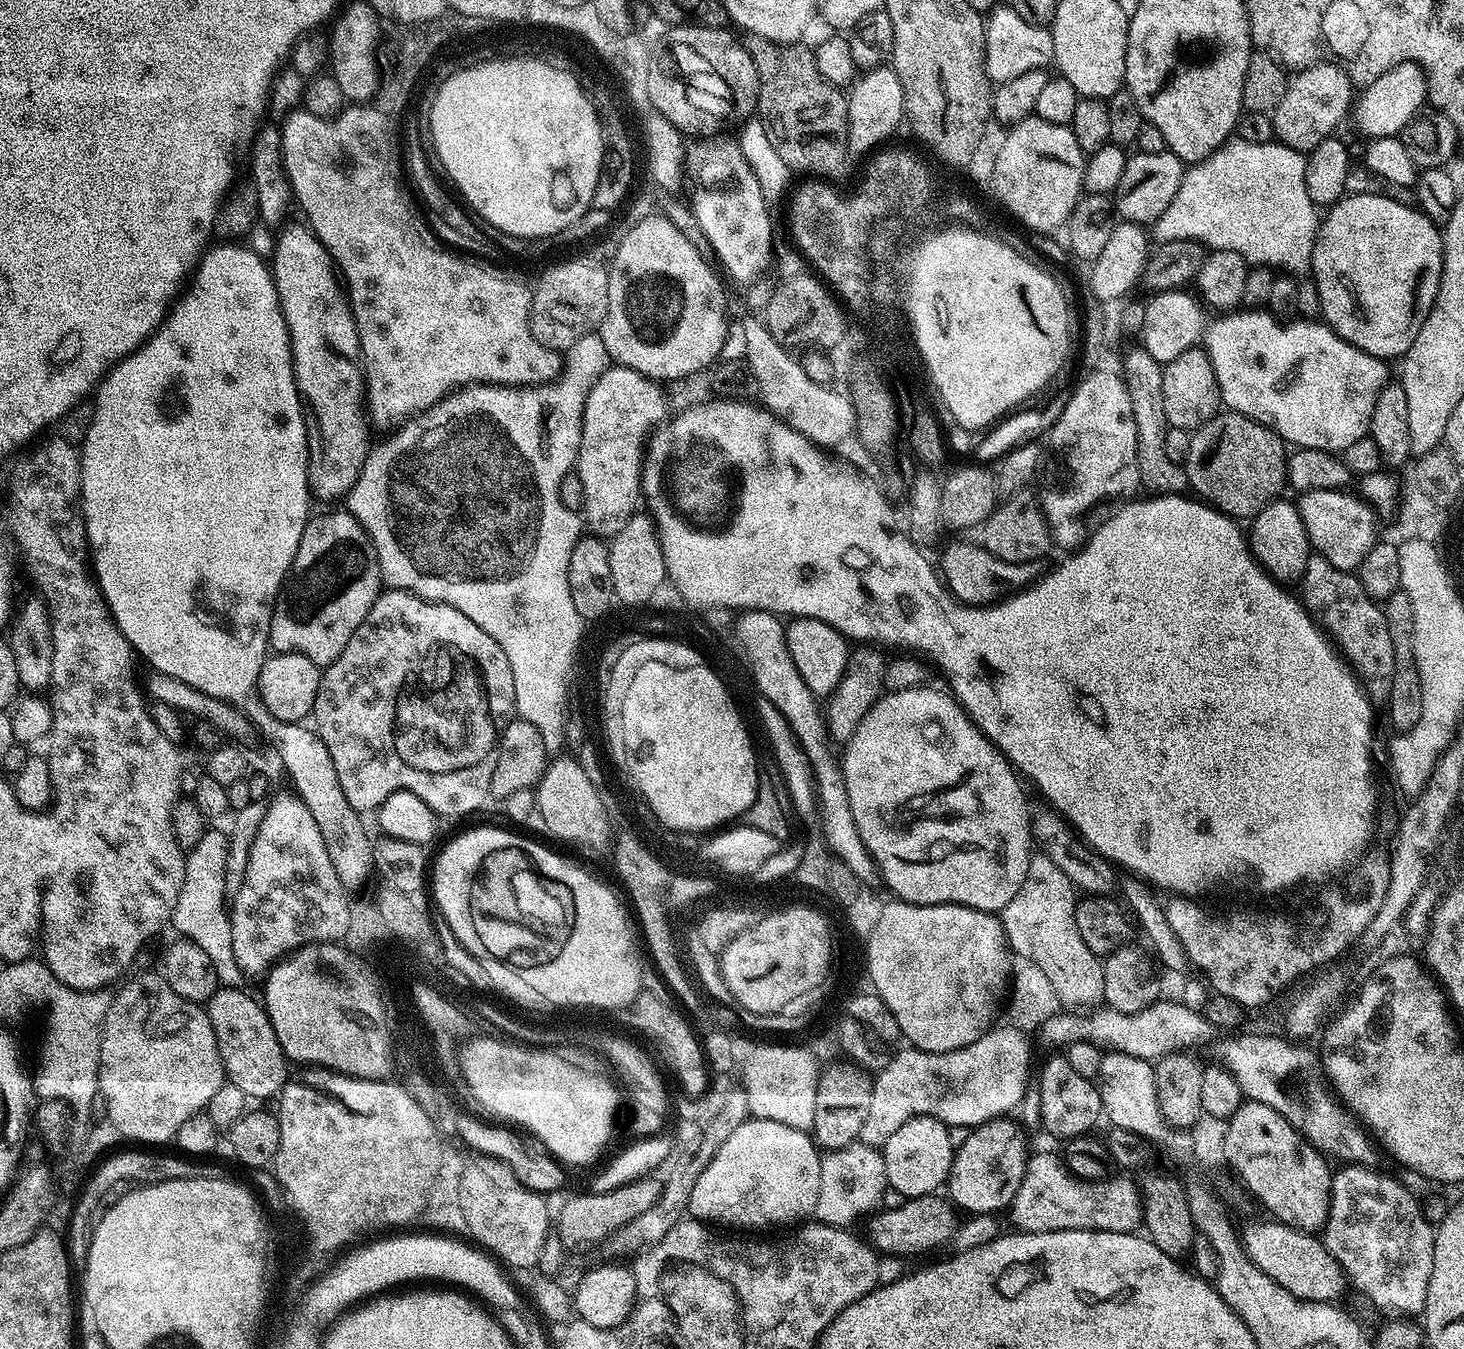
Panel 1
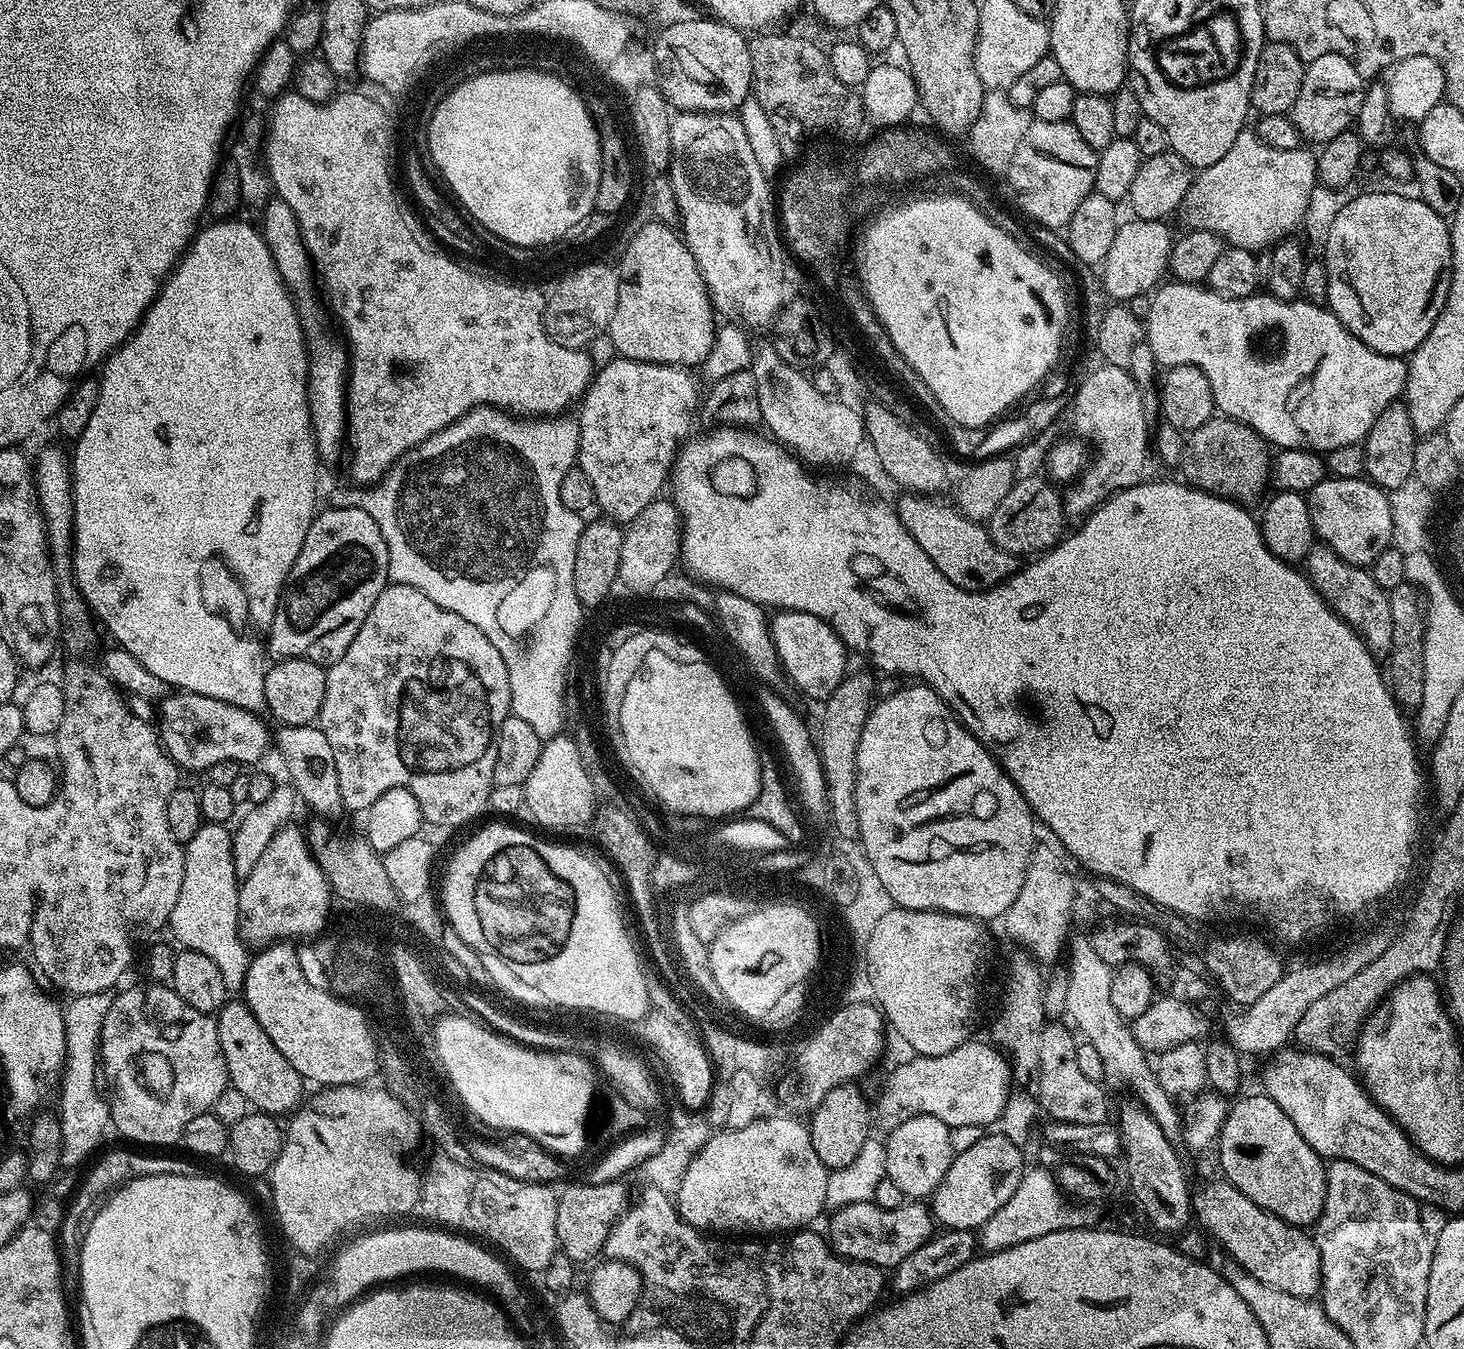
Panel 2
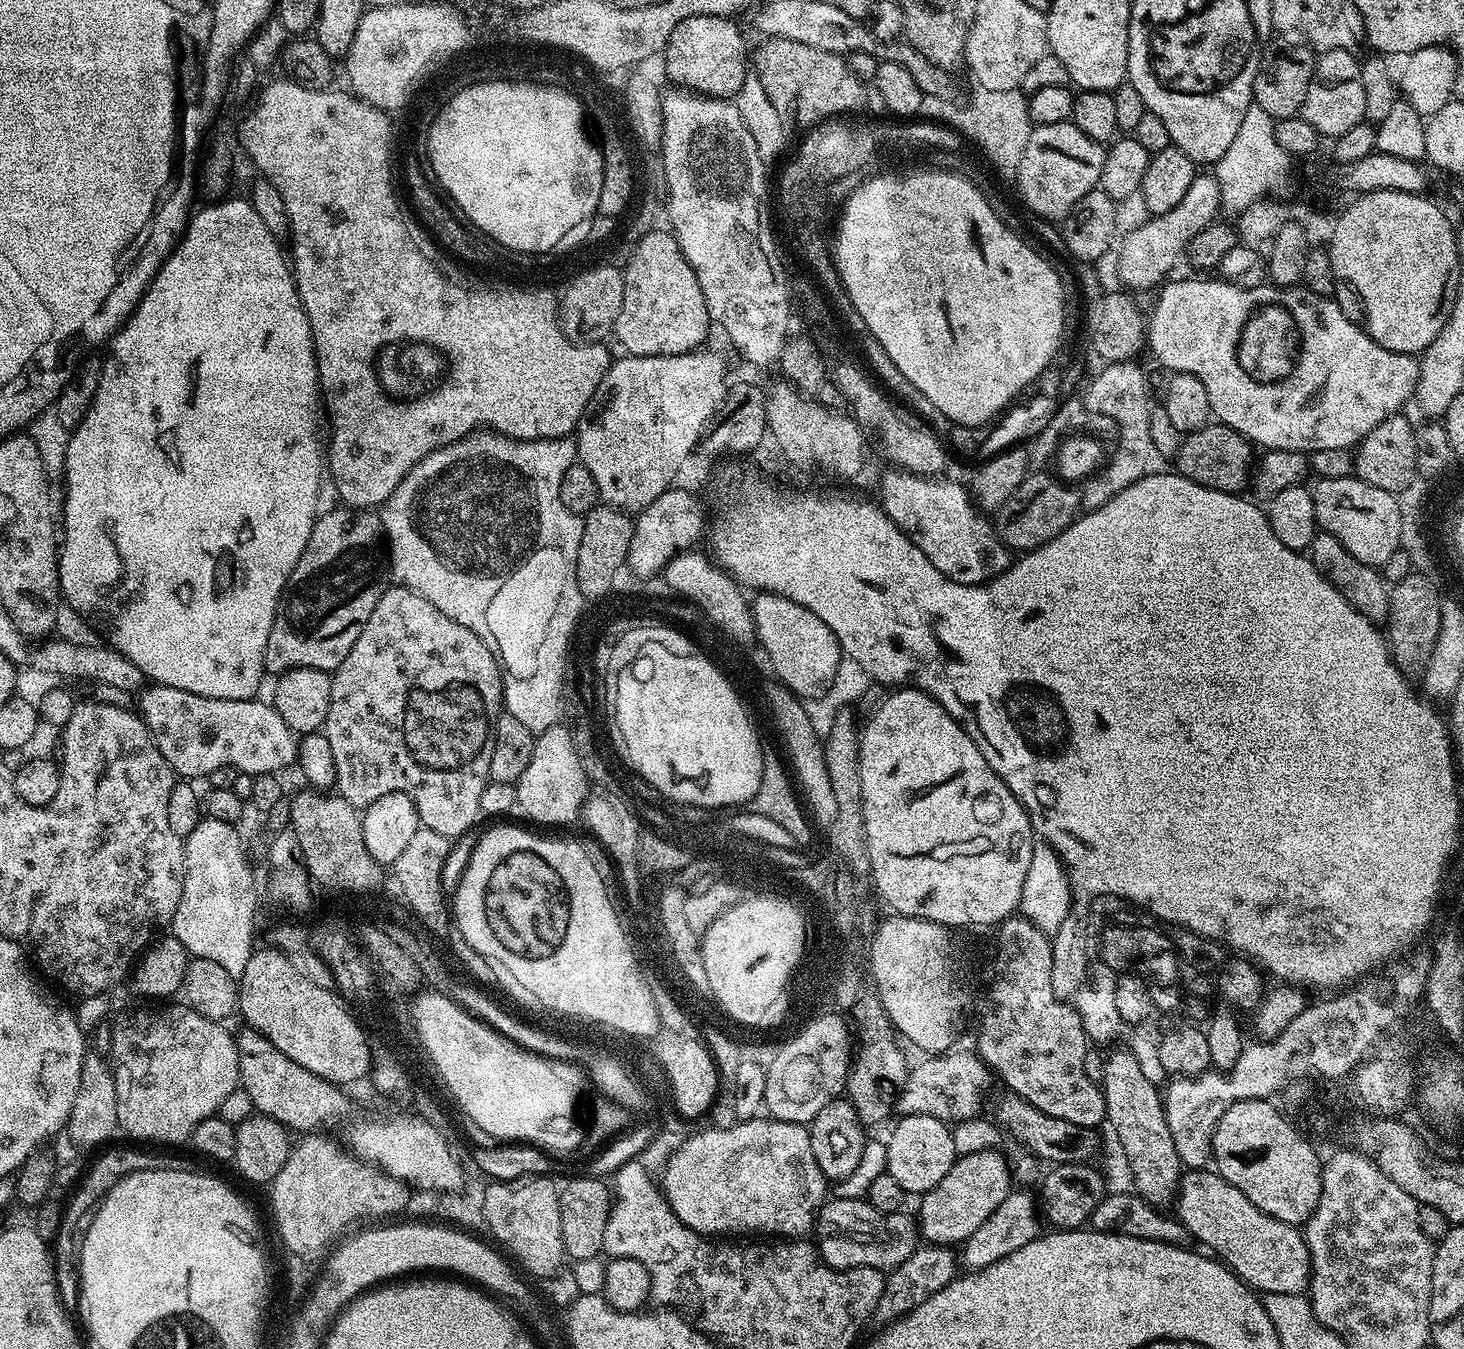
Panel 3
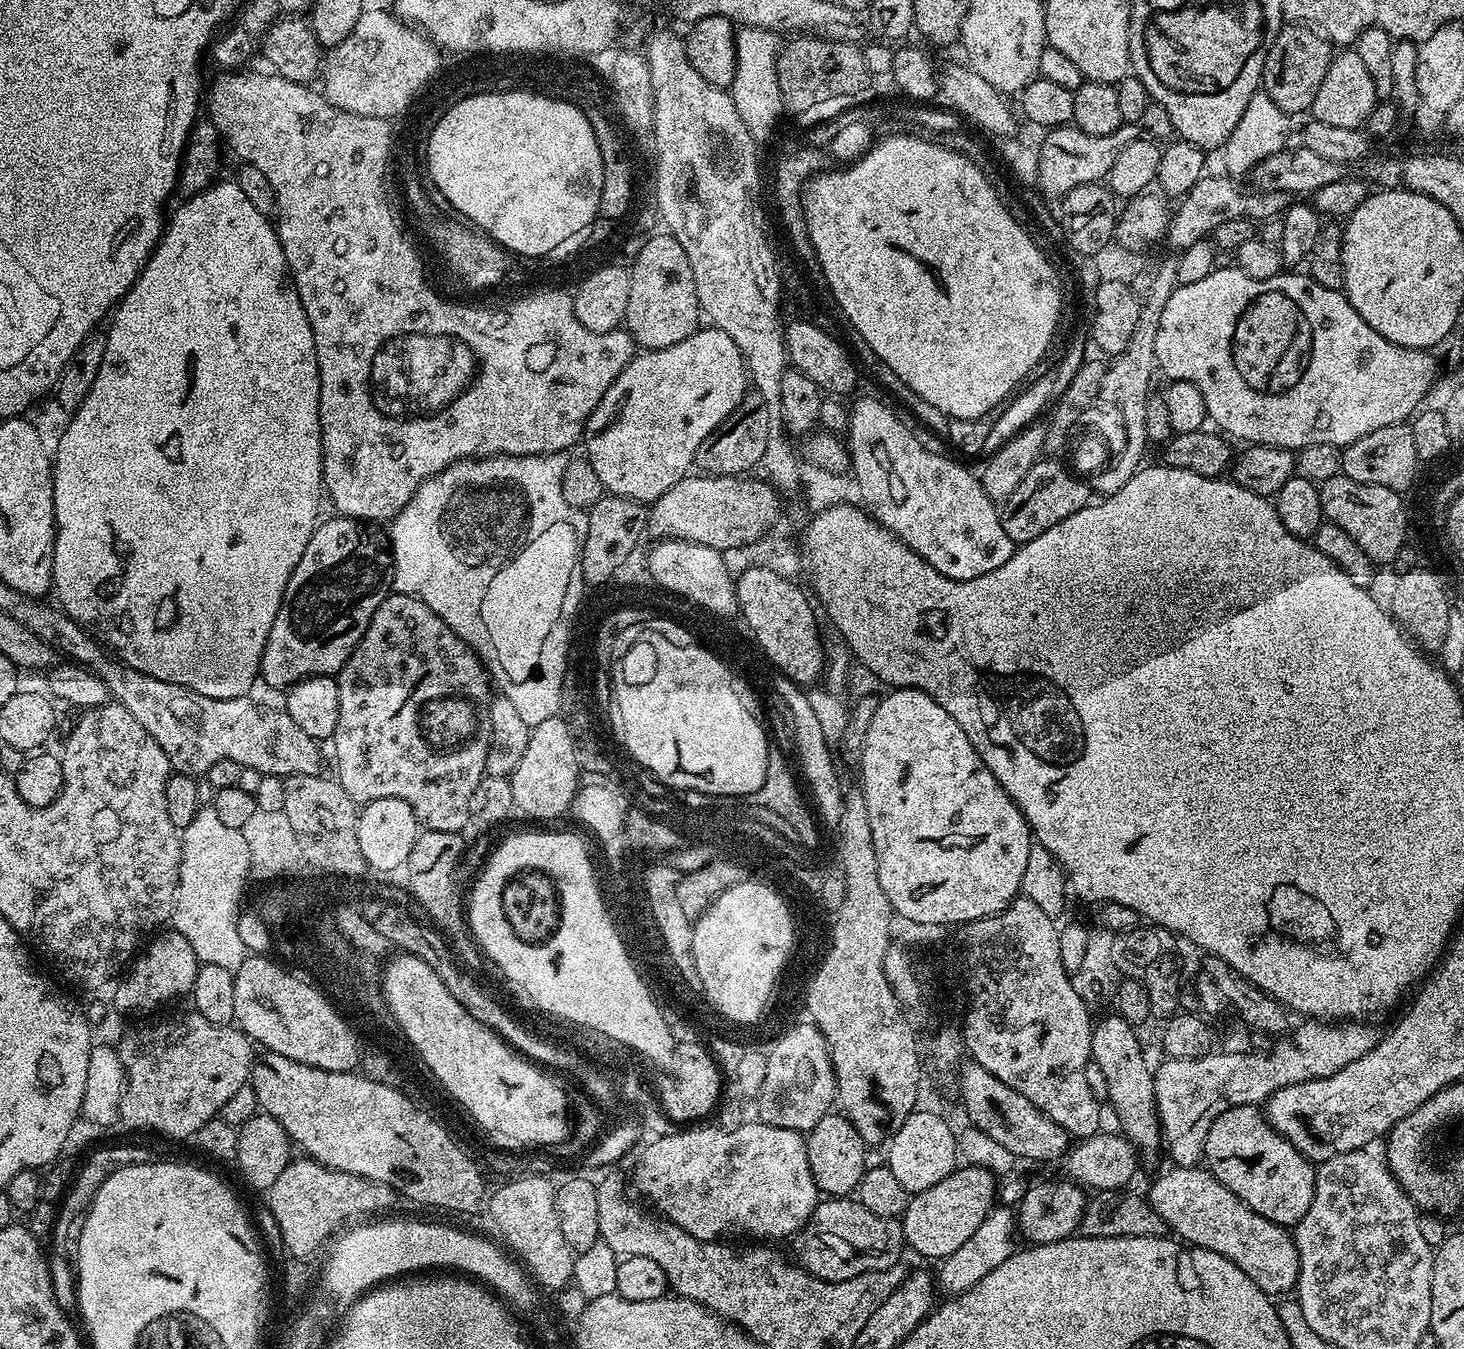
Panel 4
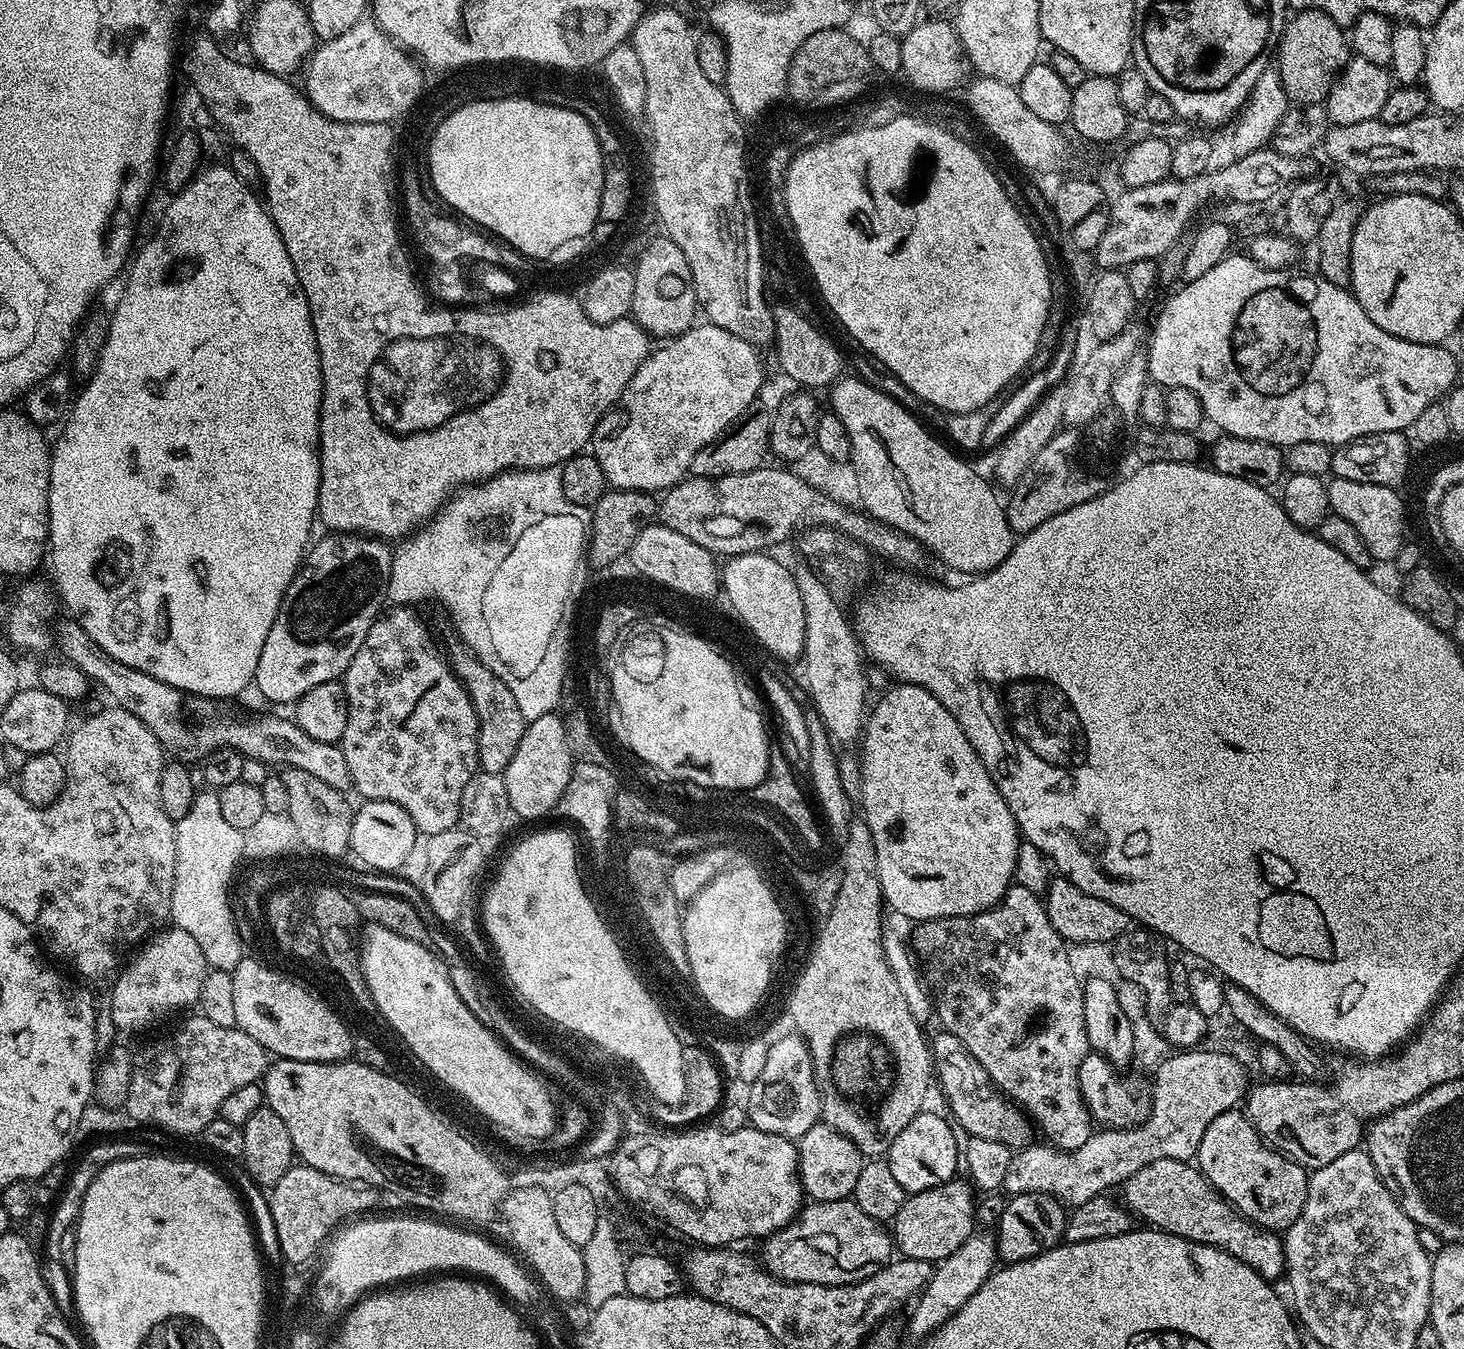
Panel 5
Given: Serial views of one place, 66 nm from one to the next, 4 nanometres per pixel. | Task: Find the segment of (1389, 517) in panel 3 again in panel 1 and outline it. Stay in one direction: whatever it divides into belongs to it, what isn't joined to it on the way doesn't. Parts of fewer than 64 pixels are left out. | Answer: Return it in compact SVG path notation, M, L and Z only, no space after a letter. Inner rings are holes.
M1312 488L1309 492L1299 493L1298 507L1313 553L1326 558L1330 566L1338 566L1338 570L1356 572L1366 554L1370 554L1370 550L1378 543L1378 513L1363 496L1348 491L1344 488Z

